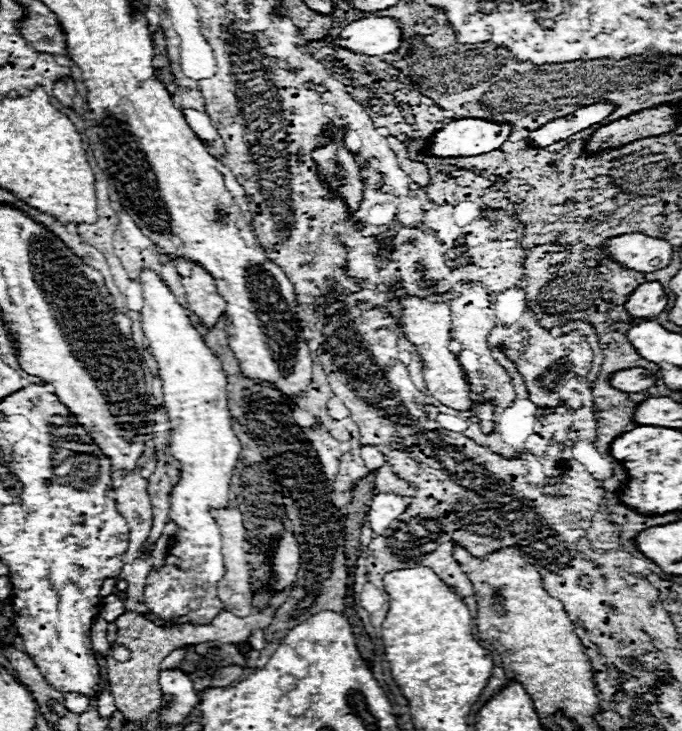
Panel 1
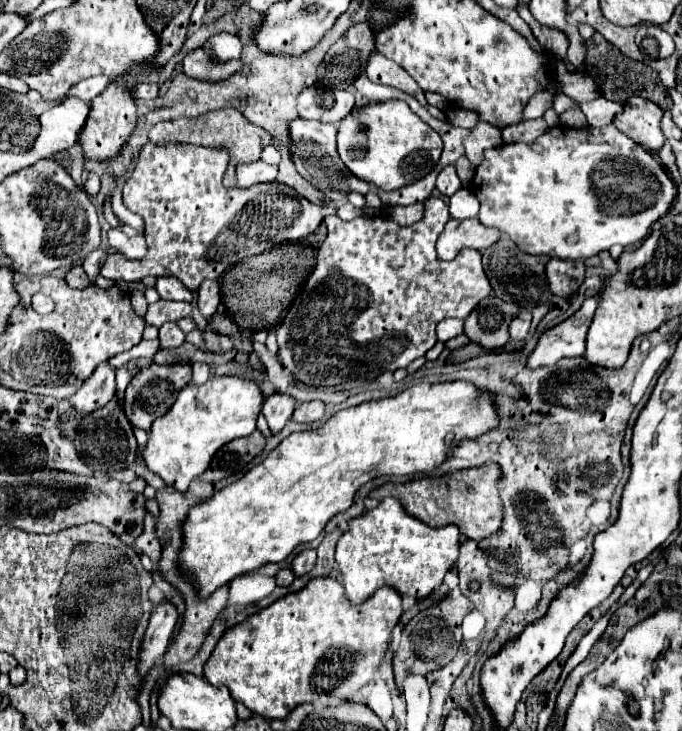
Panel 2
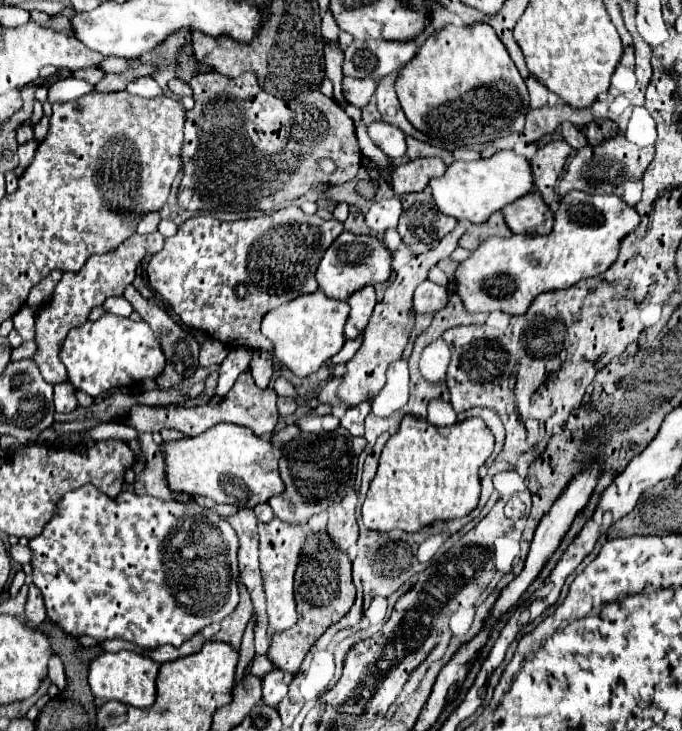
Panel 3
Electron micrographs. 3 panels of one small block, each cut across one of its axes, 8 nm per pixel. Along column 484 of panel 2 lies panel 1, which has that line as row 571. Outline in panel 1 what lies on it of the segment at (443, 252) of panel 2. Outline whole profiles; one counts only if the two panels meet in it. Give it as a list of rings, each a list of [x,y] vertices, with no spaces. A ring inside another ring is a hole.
[[[226,508],[226,510],[212,510],[214,520],[218,522],[218,528],[222,532],[222,556],[226,574],[218,582],[218,596],[226,610],[230,610],[236,616],[250,616],[254,612],[252,608],[252,590],[250,590],[250,564],[246,562],[246,550],[244,550],[244,524],[242,514],[238,508]]]

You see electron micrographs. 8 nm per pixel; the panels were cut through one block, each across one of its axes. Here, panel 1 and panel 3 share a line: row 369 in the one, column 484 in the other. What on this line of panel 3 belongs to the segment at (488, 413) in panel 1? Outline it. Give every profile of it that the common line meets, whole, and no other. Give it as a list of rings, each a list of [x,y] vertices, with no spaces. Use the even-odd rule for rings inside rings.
[[[406,414],[400,430],[386,442],[380,466],[362,504],[362,522],[370,530],[416,532],[434,520],[466,516],[480,498],[478,468],[492,454],[494,436],[480,418],[452,426],[434,426]]]

